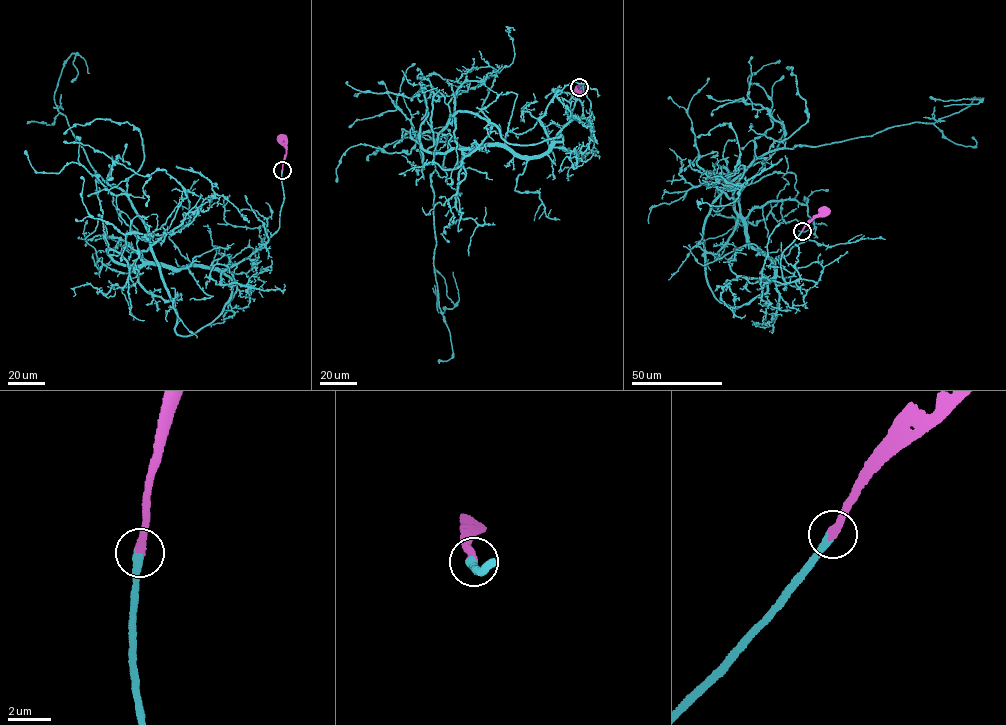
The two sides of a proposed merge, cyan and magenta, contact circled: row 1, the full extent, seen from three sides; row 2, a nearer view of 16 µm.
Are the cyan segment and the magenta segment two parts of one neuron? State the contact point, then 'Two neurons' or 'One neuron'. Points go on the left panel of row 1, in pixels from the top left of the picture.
Place: (282, 170). One neuron

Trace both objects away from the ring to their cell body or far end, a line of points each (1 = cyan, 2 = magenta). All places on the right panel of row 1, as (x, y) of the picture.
1: (802, 231), (785, 282), (766, 280), (775, 269), (723, 189), (766, 153), (983, 98), (931, 97)
2: (802, 231), (806, 223), (829, 209)

